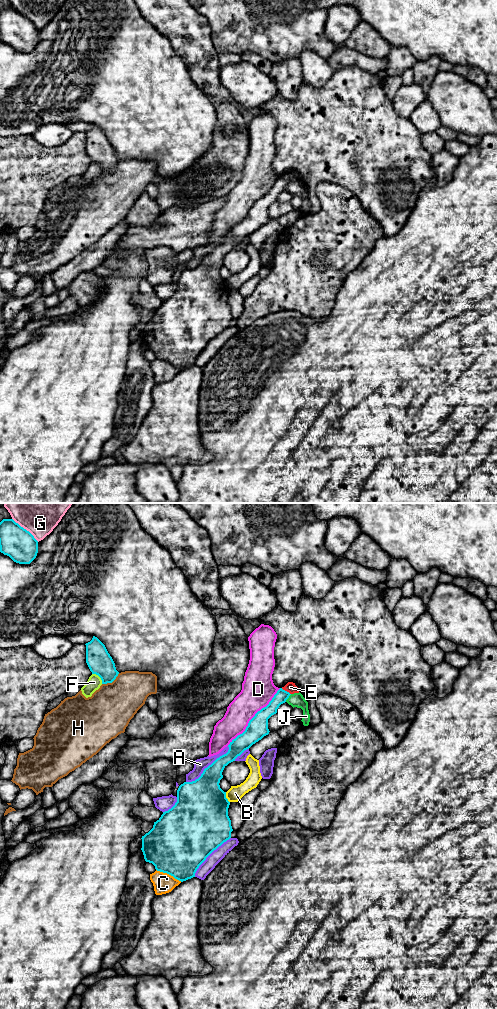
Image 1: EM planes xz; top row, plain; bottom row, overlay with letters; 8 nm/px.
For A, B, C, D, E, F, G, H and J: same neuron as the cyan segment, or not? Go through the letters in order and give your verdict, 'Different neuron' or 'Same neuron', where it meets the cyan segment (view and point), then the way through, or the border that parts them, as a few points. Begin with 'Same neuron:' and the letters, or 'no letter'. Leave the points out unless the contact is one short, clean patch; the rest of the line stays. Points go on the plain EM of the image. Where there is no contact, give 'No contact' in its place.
Same neuron: no letter
A: Different neuron. Touches cyan at xz (208, 254)
B: Different neuron. Touches cyan at xz (225, 285)
C: Different neuron. Touches cyan at xz (169, 362)
D: Different neuron. Touches cyan at xz (253, 205)
E: Different neuron. Touches cyan at xz (286, 179). Boundary: xz (281, 176), (290, 182)
F: Different neuron. Touches cyan at xz (99, 164)
G: Different neuron. Touches cyan at xz (25, 17)
H: Different neuron. Touches cyan at xz (111, 170)
J: Different neuron. Touches cyan at xz (288, 185). Boundary: xz (291, 182), (285, 189)

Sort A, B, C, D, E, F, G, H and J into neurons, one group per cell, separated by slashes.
A / B / C / D / E F / G / H / J

